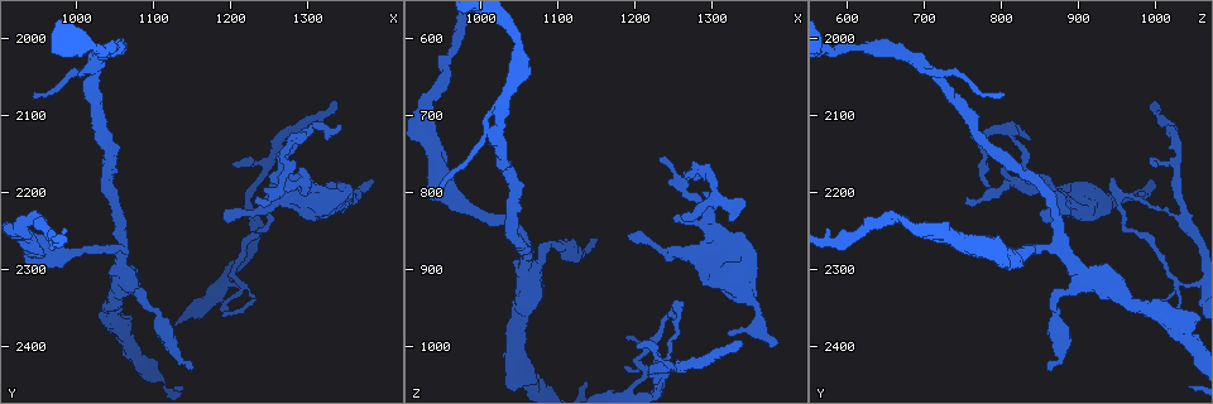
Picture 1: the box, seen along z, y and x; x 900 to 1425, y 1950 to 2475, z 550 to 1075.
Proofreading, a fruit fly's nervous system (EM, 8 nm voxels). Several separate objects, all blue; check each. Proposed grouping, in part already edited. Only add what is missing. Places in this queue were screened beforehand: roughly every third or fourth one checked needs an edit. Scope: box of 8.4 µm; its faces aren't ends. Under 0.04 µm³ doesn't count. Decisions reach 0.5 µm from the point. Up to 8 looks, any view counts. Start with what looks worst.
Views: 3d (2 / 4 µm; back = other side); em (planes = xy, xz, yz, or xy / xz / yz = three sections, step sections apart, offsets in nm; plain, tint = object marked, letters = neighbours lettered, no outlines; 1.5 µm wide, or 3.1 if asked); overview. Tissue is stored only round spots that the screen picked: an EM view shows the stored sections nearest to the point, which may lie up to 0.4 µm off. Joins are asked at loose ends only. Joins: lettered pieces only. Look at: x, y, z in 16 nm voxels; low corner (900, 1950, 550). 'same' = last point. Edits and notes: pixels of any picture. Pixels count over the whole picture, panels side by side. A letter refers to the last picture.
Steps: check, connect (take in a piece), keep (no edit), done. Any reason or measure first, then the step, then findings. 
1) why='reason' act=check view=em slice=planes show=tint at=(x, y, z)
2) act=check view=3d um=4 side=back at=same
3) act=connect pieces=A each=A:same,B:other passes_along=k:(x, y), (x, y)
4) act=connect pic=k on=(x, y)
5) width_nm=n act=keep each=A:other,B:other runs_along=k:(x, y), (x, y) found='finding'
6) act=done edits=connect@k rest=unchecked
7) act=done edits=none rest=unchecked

why='free end' act=check view=em slice=planes show=plain at=(1195, 2240, 855)

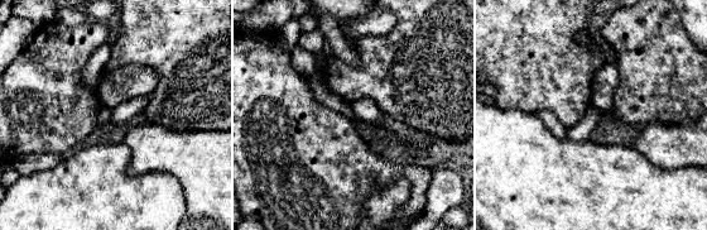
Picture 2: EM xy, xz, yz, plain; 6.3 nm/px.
why='what lies round it' act=check view=em slice=planes show=letters at=same

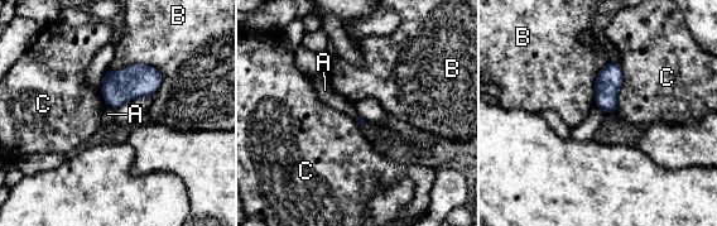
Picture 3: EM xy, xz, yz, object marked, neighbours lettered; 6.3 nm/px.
act=keep each=A:other,B:other,C:other found='no lettered piece goes on from it'

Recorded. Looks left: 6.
why='free end' act=check view=em slice=xy step=8 show=letters at=(1330, 2080, 1000)

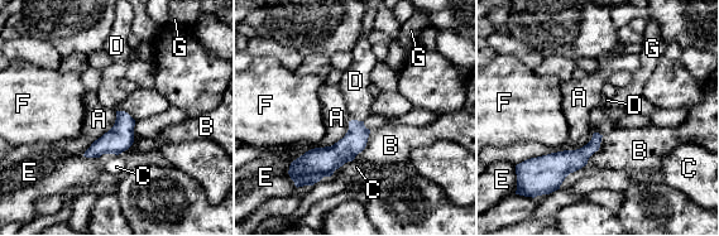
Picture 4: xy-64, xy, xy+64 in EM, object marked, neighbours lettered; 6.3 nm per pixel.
why='cut it another way' act=check view=em slice=planes show=letters at=same

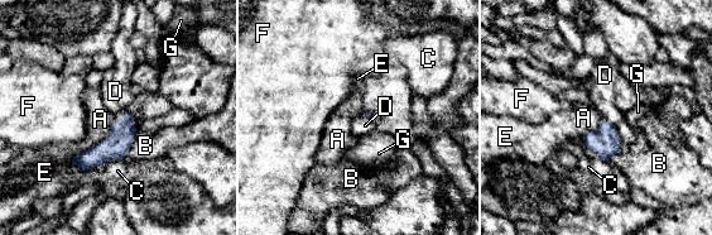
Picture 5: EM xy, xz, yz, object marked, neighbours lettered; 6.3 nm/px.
longest_contact=A:240nm act=connect pieces=D each=A:other,B:other,C:other,D:same,E:other,F:other,G:other passes_along=5:(115, 145), (123, 116), (116, 95) found='the cell continues'

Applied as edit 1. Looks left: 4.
why='long arm stops here' act=check view=em slice=planes show=tint at=(1145, 2425, 855)

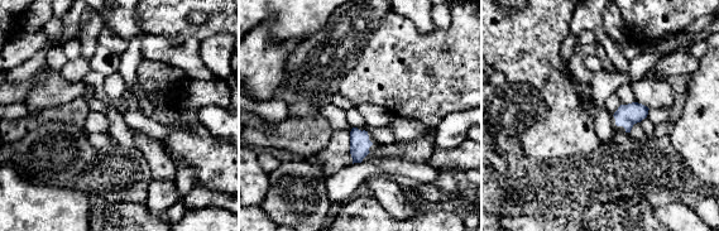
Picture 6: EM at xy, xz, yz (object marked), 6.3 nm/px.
act=check view=em slice=planes show=letters at=same

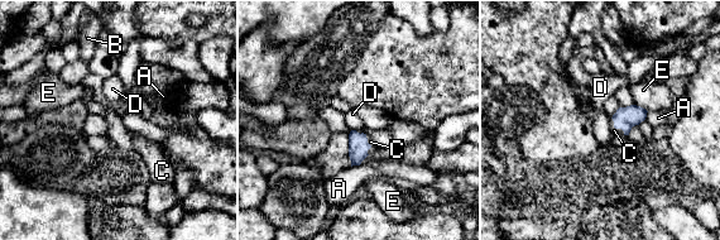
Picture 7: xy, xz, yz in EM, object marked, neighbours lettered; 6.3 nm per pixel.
act=connect pieces=C each=A:other,B:other,C:same,D:other,E:other found='the cell continues'

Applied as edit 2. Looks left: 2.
act=done edits=connect@5,connect@7 rest=unchecked

